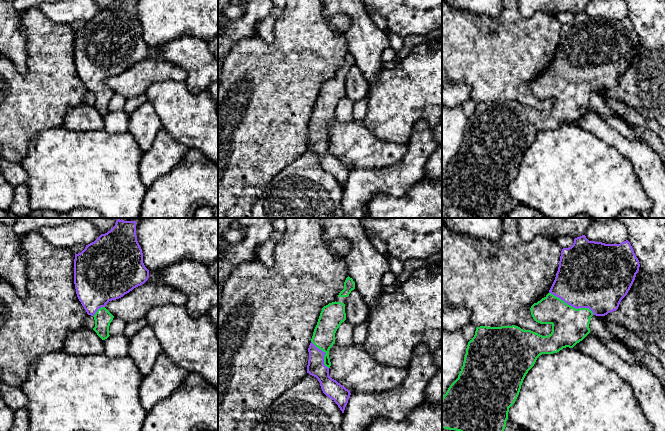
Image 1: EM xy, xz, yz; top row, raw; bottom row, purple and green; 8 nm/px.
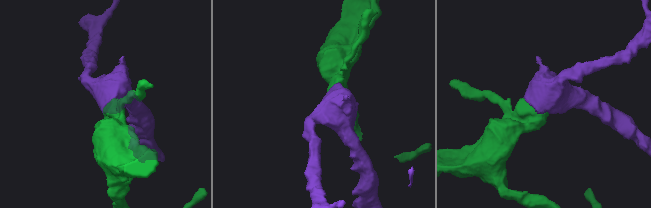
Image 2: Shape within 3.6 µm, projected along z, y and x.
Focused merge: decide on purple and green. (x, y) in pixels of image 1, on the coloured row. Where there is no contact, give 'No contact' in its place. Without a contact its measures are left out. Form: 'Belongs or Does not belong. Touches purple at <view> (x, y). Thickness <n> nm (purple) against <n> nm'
Belongs. Touches purple at yz (572, 306). Thickness 460 nm (purple) against 280 nm

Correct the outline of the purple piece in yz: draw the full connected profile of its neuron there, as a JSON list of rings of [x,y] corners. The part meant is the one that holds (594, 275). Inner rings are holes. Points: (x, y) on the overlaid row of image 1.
[[[585,235],[575,238],[571,247],[561,251],[558,271],[549,293],[530,308],[536,322],[552,325],[551,334],[542,336],[515,325],[477,327],[474,337],[468,342],[458,378],[442,397],[442,428],[456,431],[504,431],[509,408],[515,403],[523,380],[537,358],[542,354],[557,353],[566,347],[573,348],[590,333],[589,324],[593,315],[605,316],[616,311],[630,290],[639,267],[639,260],[628,240],[620,244],[605,244],[589,241]]]

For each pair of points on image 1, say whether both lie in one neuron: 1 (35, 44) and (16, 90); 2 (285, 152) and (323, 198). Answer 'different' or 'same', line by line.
1: same
2: different

